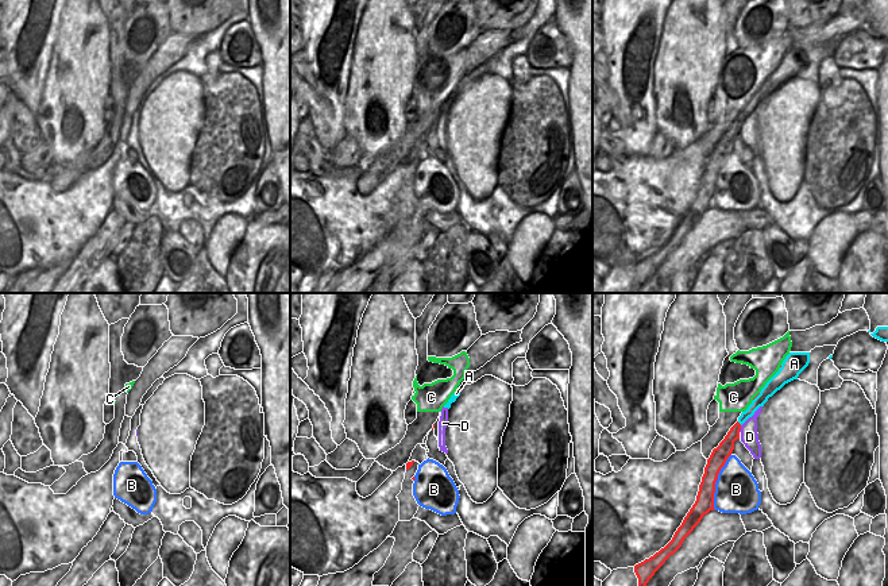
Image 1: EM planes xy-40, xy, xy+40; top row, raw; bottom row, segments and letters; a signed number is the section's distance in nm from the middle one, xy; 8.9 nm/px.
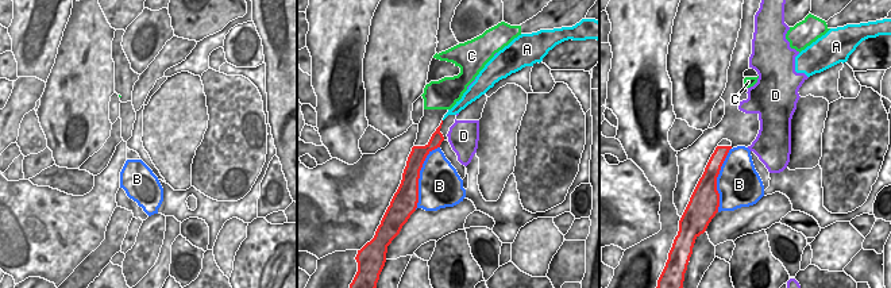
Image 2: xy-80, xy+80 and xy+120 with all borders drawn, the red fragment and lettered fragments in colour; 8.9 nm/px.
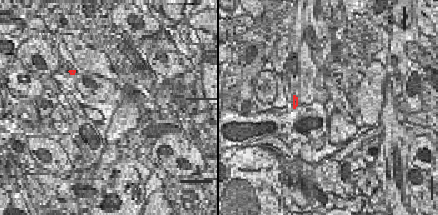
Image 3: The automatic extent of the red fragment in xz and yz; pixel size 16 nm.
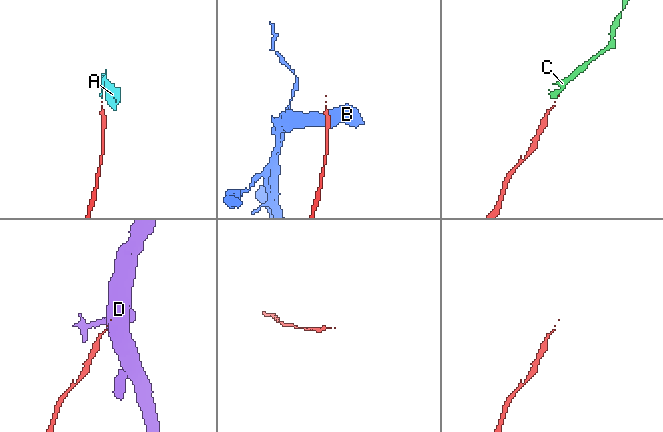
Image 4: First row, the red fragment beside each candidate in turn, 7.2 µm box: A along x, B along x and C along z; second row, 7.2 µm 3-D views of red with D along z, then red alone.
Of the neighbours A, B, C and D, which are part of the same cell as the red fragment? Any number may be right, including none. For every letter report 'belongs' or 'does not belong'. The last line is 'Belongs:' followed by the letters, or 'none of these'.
A: does not belong
B: does not belong
C: belongs
D: does not belong
Belongs: C

